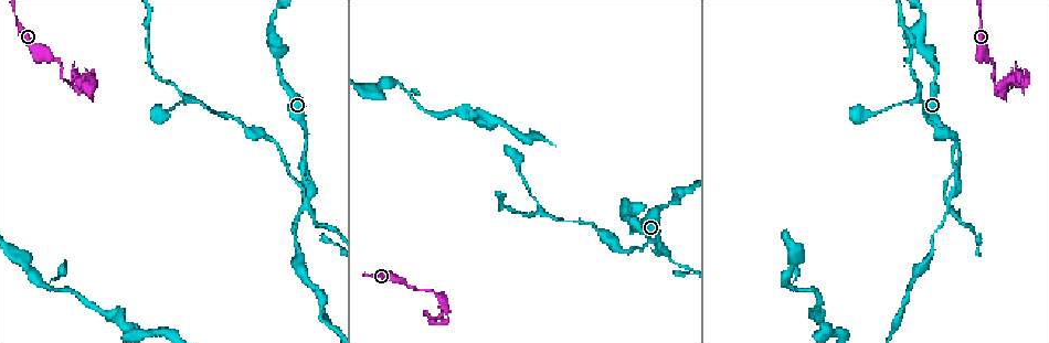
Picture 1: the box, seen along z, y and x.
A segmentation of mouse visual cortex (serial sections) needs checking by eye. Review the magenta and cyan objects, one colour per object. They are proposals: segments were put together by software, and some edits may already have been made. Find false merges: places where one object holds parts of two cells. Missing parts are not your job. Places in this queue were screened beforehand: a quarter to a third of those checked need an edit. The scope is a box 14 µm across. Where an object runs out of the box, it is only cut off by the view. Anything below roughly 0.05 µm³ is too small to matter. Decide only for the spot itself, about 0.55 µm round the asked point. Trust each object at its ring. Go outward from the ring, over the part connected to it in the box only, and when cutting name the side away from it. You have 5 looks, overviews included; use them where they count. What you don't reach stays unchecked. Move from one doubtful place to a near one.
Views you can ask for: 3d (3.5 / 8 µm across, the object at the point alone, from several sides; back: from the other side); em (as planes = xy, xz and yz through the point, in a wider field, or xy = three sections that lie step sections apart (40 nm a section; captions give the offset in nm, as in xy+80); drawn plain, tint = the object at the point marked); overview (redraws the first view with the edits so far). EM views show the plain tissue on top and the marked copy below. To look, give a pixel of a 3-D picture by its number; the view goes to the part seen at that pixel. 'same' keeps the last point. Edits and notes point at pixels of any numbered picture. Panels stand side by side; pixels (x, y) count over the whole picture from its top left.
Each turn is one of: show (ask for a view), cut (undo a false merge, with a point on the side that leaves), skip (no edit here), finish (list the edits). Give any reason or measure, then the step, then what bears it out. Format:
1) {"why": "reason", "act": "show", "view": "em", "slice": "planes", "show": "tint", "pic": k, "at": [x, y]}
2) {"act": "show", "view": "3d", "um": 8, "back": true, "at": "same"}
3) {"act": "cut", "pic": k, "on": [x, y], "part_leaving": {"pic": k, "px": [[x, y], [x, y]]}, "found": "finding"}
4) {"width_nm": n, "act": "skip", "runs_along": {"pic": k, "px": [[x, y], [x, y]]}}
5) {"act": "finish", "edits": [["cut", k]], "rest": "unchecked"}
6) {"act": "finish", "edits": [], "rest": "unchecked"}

{"act": "show", "view": "3d", "um": 3.5, "pic": 1, "at": [985, 61]}

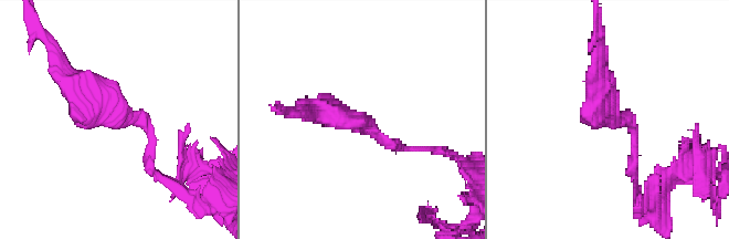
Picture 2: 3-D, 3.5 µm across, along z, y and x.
{"act": "show", "view": "em", "slice": "xy", "step": 5, "show": "tint", "pic": 2, "at": [610, 115]}

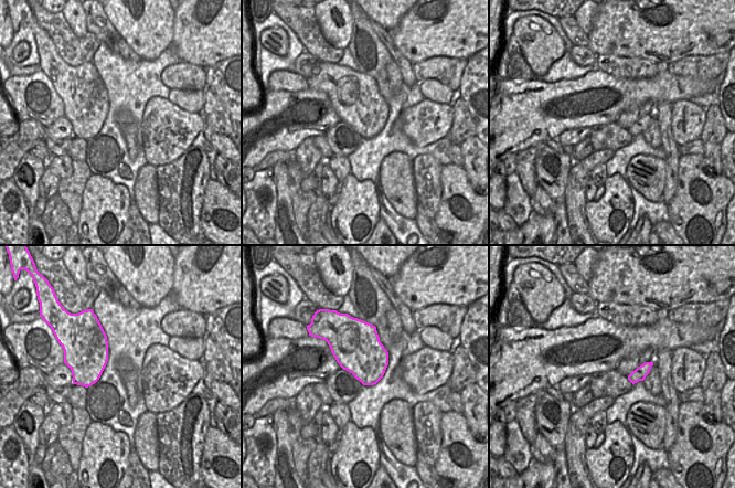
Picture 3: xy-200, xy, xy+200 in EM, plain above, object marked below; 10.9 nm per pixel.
{"act": "show", "view": "em", "slice": "planes", "show": "tint", "at": "same"}

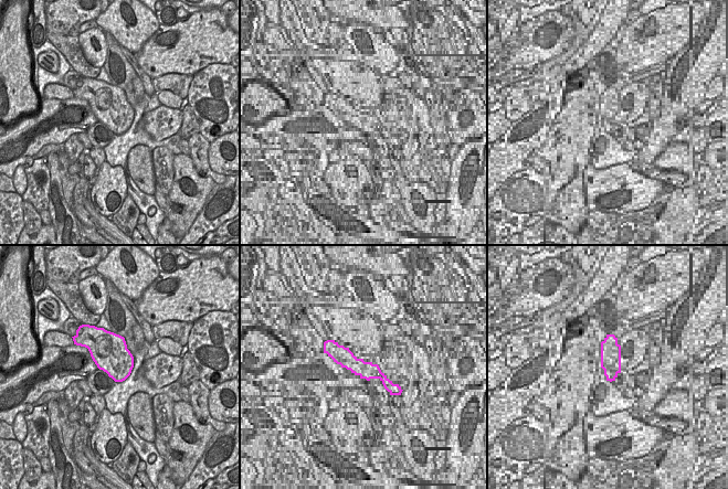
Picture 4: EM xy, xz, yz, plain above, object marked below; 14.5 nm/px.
{"width_nm": 500, "act": "skip", "runs_along": {"pic": 2, "px": [[62, 69], [150, 133], [150, 164]]}, "found": "continuous, no second cell"}

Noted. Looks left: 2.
{"why": "four or more arms meet", "act": "show", "view": "em", "slice": "planes", "show": "tint", "pic": 1, "at": [949, 198]}

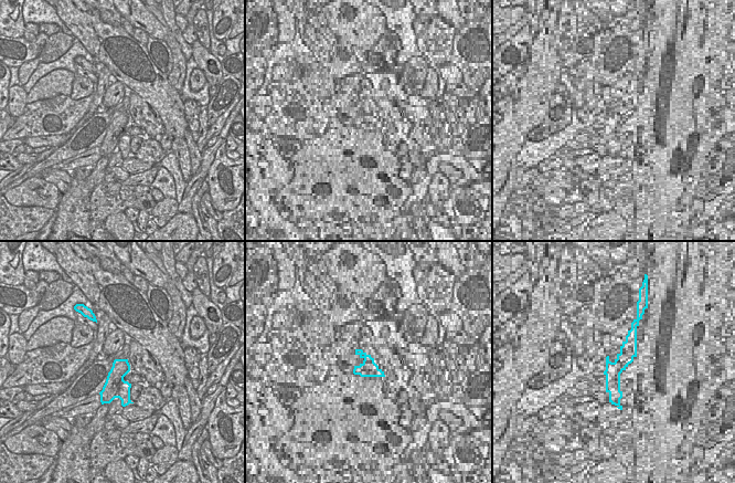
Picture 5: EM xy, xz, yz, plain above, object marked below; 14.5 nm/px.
{"why": "see where the arms go", "act": "show", "view": "3d", "um": 3.5, "back": true, "at": "same"}

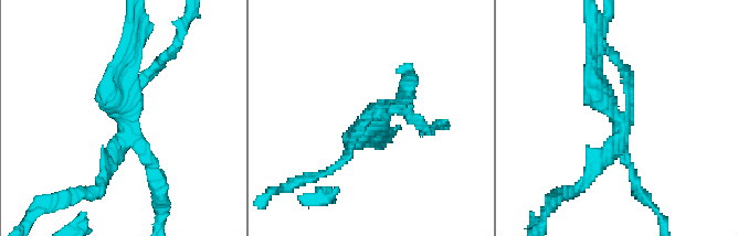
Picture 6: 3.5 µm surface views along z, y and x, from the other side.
{"arms": 4, "act": "cut", "pic": 6, "on": [590, 152], "found": "a second cell is stuck on"}

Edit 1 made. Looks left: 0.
{"act": "finish", "edits": [["cut", 6]], "rest": "unchecked"}

